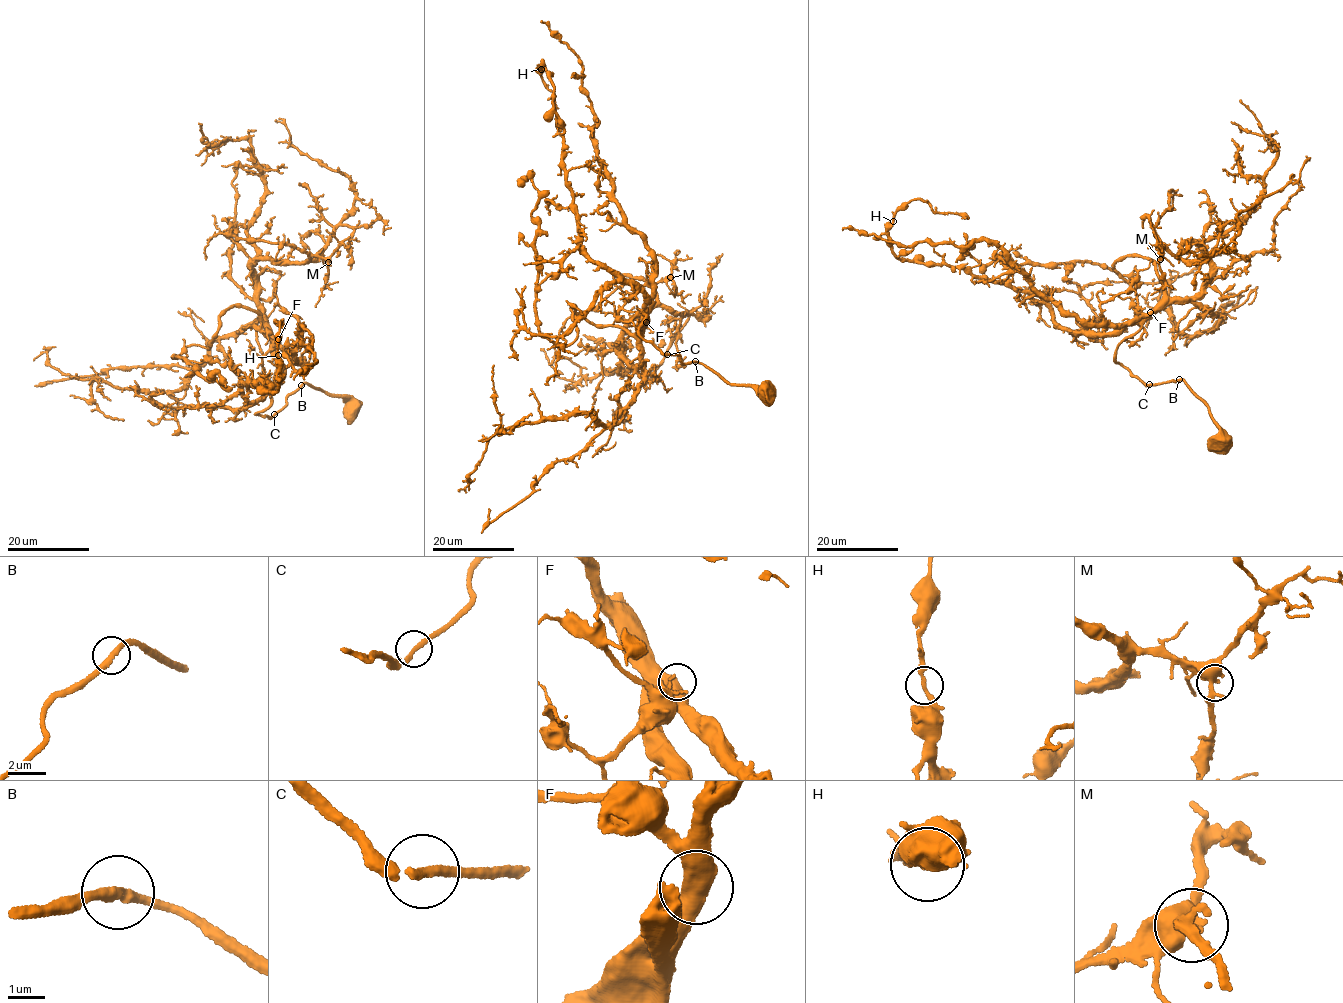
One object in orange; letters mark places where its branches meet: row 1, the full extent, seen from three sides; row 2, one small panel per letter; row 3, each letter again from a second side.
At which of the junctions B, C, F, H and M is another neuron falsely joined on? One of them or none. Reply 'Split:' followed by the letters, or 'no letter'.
Split: no letter

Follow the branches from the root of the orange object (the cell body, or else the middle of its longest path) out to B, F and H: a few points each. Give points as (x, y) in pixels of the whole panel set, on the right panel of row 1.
B: (1220, 442), (1219, 430), (1208, 407), (1179, 379)
F: (1220, 442), (1219, 430), (1208, 407), (1183, 380), (1148, 385), (1115, 360), (1117, 344), (1137, 331), (1150, 312)
H: (1220, 442), (1183, 380), (1148, 385), (1115, 360), (1138, 323), (1072, 330), (1038, 294), (903, 261), (893, 221)

